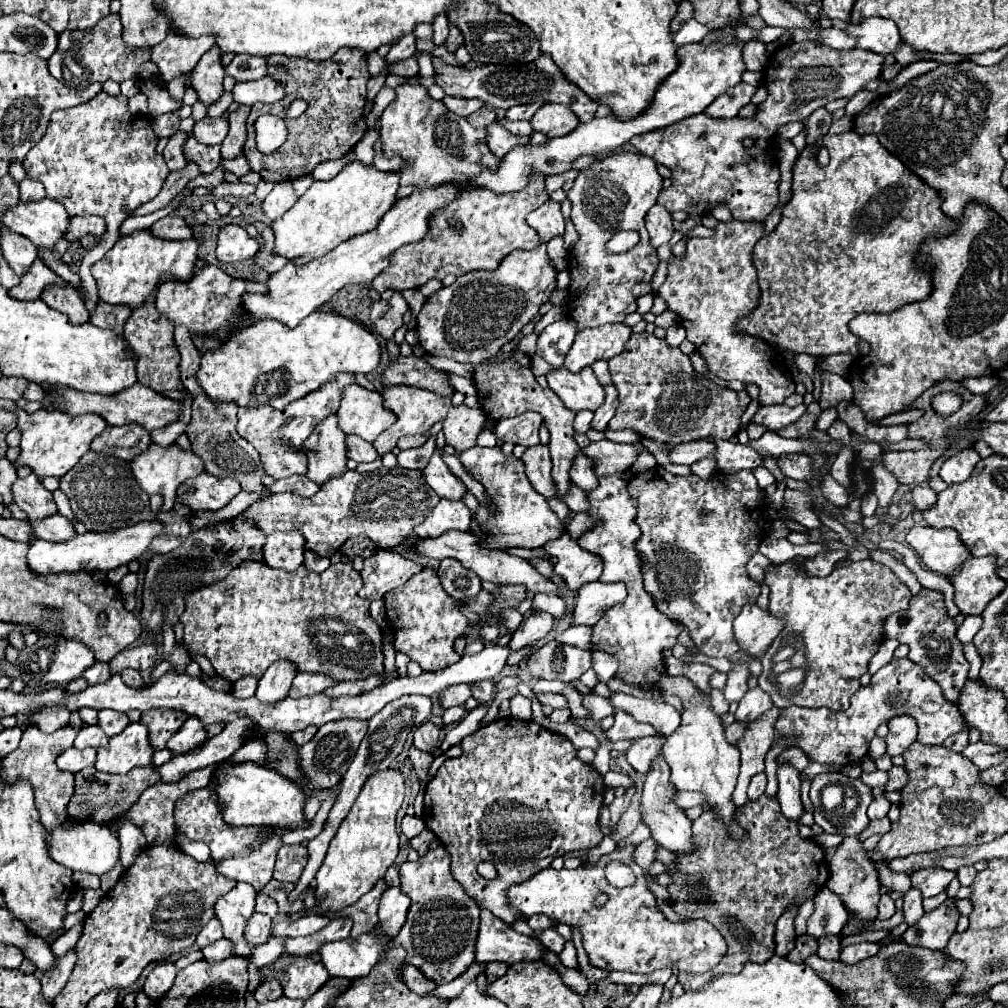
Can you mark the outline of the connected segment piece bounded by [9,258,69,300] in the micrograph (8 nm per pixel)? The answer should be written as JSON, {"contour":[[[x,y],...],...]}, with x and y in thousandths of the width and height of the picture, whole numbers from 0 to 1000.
{"contour":[[[37,256],[21,276],[21,282],[9,288],[9,292],[21,298],[39,298],[41,292],[45,290],[45,284],[68,284],[68,282],[57,272],[53,272],[53,268],[49,268],[49,264],[41,260],[41,256]]]}

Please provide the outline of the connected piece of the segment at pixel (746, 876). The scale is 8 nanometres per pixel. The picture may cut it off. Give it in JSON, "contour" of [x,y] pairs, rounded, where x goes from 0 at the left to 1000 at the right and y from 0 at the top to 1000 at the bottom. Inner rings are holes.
{"contour":[[[757,788],[749,796],[741,794],[731,804],[731,812],[737,815],[737,819],[745,827],[741,835],[733,835],[733,833],[721,829],[719,819],[709,812],[709,808],[697,806],[688,815],[688,847],[674,847],[672,849],[672,863],[674,865],[664,865],[668,869],[668,877],[662,879],[662,883],[666,887],[664,889],[666,901],[678,911],[699,911],[717,927],[717,931],[723,938],[719,950],[709,958],[709,962],[695,966],[695,968],[688,968],[688,972],[674,974],[680,984],[695,982],[695,978],[705,974],[707,968],[735,964],[739,954],[753,954],[753,956],[761,954],[769,946],[767,929],[769,929],[771,911],[787,895],[795,897],[801,891],[805,891],[807,887],[811,887],[822,871],[818,843],[807,831],[795,831],[793,815],[779,812],[775,808],[775,800],[769,792]]]}

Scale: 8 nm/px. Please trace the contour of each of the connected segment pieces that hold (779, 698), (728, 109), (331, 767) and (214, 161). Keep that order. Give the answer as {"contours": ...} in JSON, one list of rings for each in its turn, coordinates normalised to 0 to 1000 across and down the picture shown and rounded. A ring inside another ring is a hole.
{"contours":[[[[791,552],[783,558],[763,562],[759,567],[759,579],[765,583],[765,609],[773,609],[779,613],[779,623],[767,635],[761,649],[757,649],[757,669],[753,671],[753,683],[759,685],[771,702],[783,702],[787,698],[813,702],[818,700],[826,706],[840,704],[842,692],[854,683],[852,673],[860,667],[860,659],[870,647],[876,635],[876,617],[882,609],[898,605],[904,593],[902,583],[876,560],[868,556],[844,558],[842,563],[828,563],[822,571],[801,571],[797,562],[797,552]],[[781,651],[783,663],[797,665],[797,675],[781,675]]],[[[733,81],[731,85],[723,87],[719,93],[715,93],[705,105],[703,109],[699,109],[703,115],[709,117],[725,117],[731,115],[731,111],[745,101],[745,95],[749,91],[749,85],[743,85],[739,81]]],[[[336,714],[318,720],[311,734],[297,742],[297,762],[301,764],[301,774],[305,782],[332,780],[346,762],[346,756],[350,756],[350,748],[354,748],[354,740],[362,730],[362,724],[364,724],[362,714]]],[[[188,135],[184,141],[184,157],[195,161],[199,171],[211,171],[221,159],[219,157],[219,143],[203,145],[203,143],[197,143],[191,135]]]]}

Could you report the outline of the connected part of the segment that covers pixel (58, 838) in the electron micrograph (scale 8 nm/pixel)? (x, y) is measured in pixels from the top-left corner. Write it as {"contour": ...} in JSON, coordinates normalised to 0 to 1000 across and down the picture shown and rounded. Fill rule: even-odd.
{"contour":[[[80,815],[78,819],[68,821],[68,823],[59,819],[53,825],[49,825],[47,835],[49,835],[49,845],[51,845],[53,853],[57,853],[59,857],[63,857],[70,863],[88,865],[88,867],[96,867],[96,869],[102,869],[108,863],[112,863],[120,851],[118,831],[106,819],[100,819],[94,815]]]}

